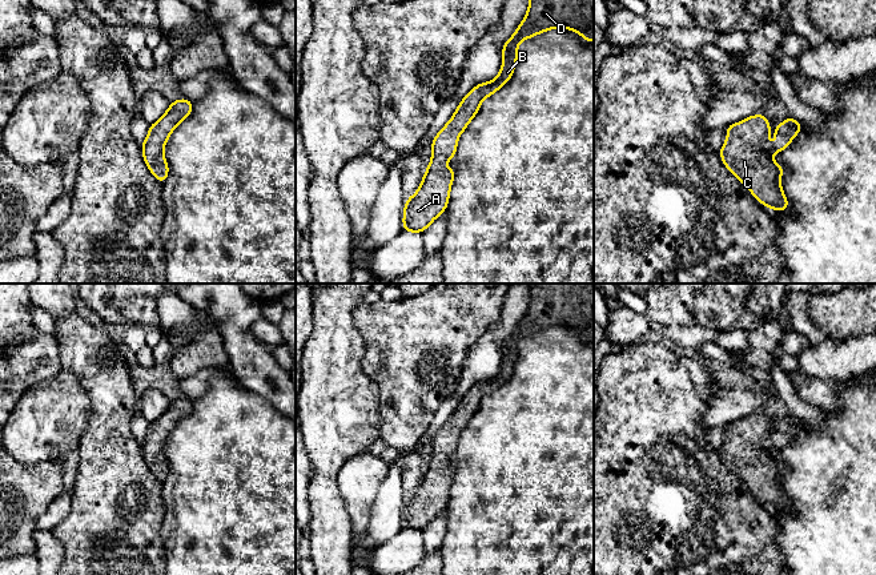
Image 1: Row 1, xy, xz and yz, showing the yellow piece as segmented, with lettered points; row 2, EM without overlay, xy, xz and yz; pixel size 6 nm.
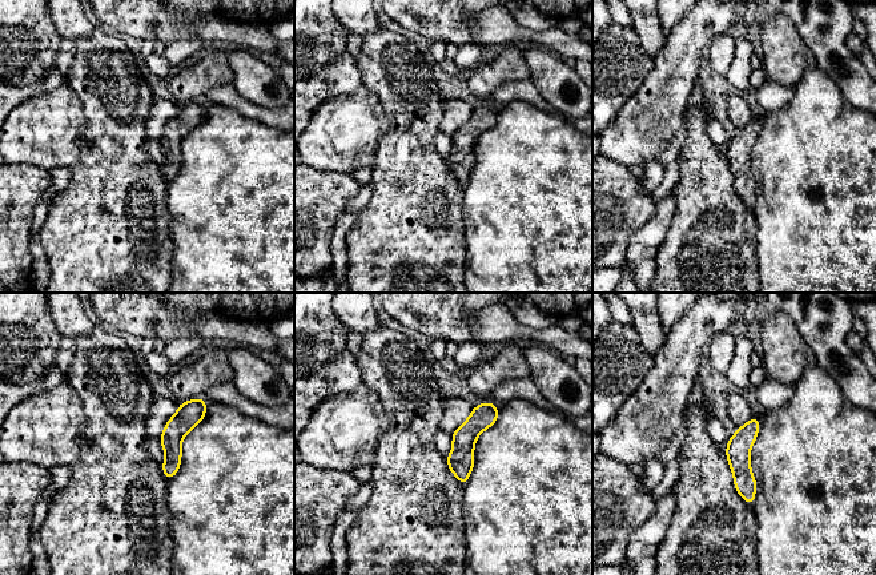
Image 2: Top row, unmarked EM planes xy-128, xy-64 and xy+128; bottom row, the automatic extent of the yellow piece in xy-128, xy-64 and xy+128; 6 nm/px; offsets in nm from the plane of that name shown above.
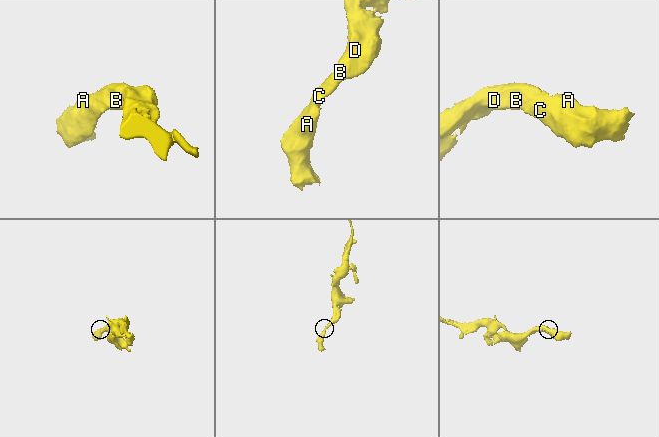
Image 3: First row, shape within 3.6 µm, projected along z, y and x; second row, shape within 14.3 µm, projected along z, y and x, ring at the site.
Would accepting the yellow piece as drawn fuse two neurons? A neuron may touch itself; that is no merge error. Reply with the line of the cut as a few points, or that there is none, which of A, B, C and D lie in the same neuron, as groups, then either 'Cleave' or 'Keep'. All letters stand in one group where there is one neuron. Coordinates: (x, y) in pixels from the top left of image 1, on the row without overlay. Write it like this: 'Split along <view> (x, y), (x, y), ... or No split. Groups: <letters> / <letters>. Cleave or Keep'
No split. Groups: A B C D. Keep

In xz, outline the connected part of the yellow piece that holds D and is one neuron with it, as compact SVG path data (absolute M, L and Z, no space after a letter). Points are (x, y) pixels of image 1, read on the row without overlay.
M530 284L527 311L503 342L499 373L490 381L475 383L434 435L431 458L421 484L414 494L406 496L403 528L422 531L446 510L455 469L439 463L455 454L458 437L478 411L481 401L513 375L518 342L554 326L567 326L580 331L584 339L594 339L594 284Z

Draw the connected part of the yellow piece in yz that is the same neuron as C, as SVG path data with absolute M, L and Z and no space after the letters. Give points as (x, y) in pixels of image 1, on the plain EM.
M754 413L727 423L727 438L719 451L726 466L762 503L784 510L789 504L780 482L785 467L775 462L771 454L788 446L800 429L801 422L797 418L784 417L783 422L776 423L776 445L772 446L767 438L768 417L764 413Z

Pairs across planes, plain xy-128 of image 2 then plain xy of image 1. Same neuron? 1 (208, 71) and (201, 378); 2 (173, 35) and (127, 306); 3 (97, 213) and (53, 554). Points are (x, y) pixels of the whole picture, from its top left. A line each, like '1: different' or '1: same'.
1: different
2: same
3: different

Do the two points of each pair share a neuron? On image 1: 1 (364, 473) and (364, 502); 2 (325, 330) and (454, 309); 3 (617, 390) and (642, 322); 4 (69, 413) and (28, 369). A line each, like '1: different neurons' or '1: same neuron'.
1: same neuron
2: different neurons
3: different neurons
4: different neurons

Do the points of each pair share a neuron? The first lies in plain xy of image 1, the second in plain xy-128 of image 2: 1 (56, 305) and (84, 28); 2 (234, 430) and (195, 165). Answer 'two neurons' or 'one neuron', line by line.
1: one neuron
2: one neuron

